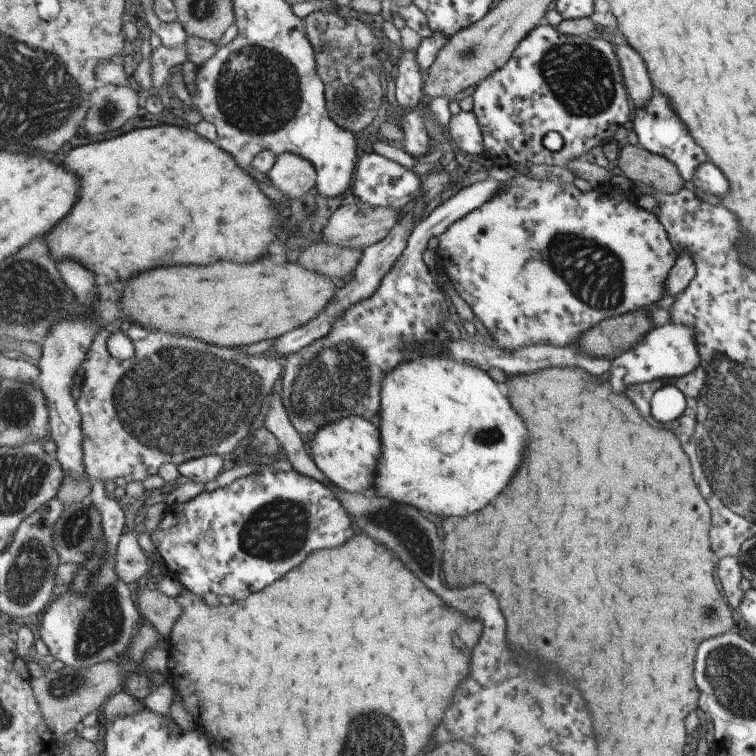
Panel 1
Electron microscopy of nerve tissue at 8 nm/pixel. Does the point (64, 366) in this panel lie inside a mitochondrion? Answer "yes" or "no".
no

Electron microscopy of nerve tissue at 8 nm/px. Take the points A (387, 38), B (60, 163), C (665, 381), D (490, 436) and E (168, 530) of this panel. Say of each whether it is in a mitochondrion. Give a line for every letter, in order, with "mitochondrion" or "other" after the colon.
A: other
B: other
C: other
D: mitochondrion
E: other

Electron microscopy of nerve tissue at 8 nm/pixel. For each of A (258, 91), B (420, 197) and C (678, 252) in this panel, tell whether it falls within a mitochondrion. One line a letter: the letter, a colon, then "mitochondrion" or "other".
A: mitochondrion
B: other
C: other

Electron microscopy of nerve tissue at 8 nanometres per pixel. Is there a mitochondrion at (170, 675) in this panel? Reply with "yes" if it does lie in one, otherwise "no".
no

